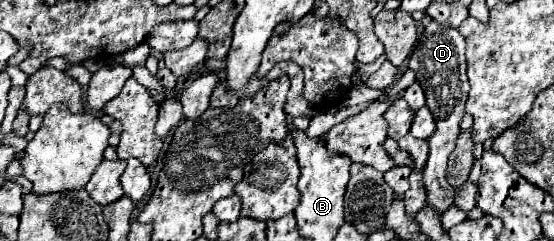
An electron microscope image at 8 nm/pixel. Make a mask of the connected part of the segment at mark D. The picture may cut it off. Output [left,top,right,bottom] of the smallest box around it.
[409,20,469,214]

